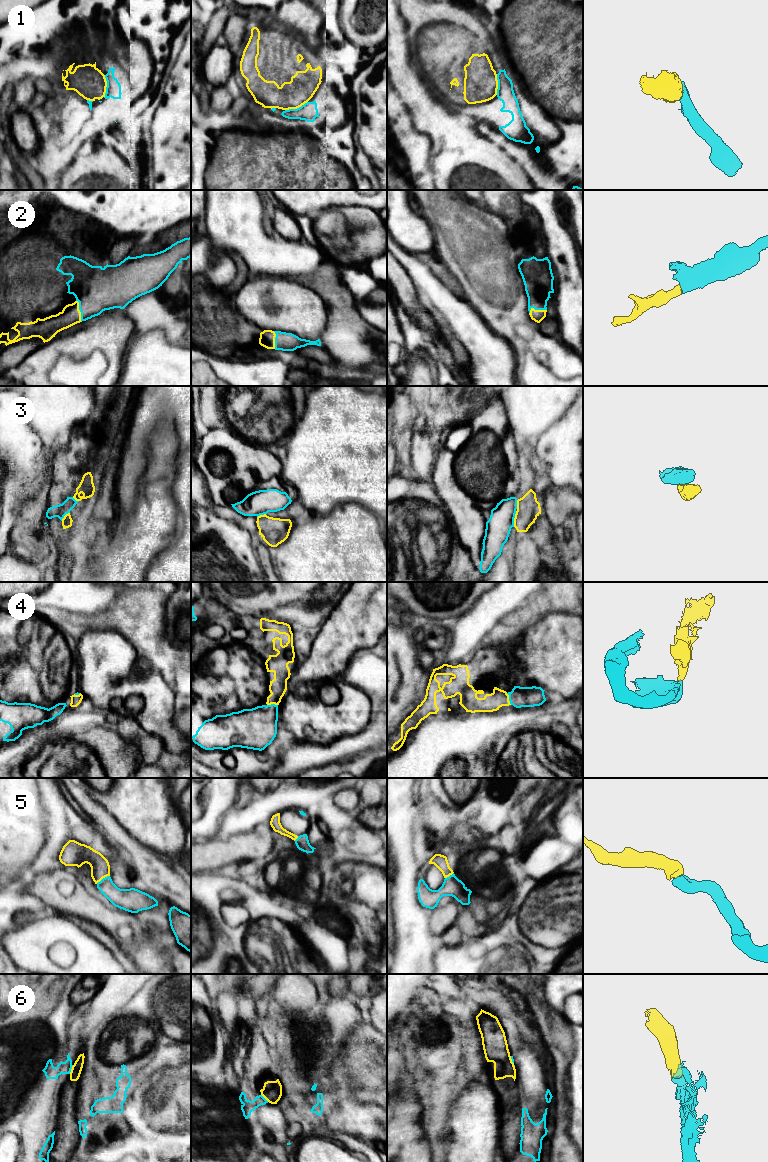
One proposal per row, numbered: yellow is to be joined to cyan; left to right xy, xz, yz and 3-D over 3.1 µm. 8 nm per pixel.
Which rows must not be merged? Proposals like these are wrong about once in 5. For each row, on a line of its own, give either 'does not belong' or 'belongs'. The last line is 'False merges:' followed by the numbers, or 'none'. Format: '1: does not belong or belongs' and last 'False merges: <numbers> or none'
1: belongs
2: belongs
3: does not belong
4: belongs
5: belongs
6: does not belong
False merges: 3, 6

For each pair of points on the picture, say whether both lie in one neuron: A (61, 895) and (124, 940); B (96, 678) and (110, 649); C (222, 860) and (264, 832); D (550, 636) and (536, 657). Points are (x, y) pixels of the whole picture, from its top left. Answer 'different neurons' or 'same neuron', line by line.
A: same neuron
B: same neuron
C: same neuron
D: same neuron

